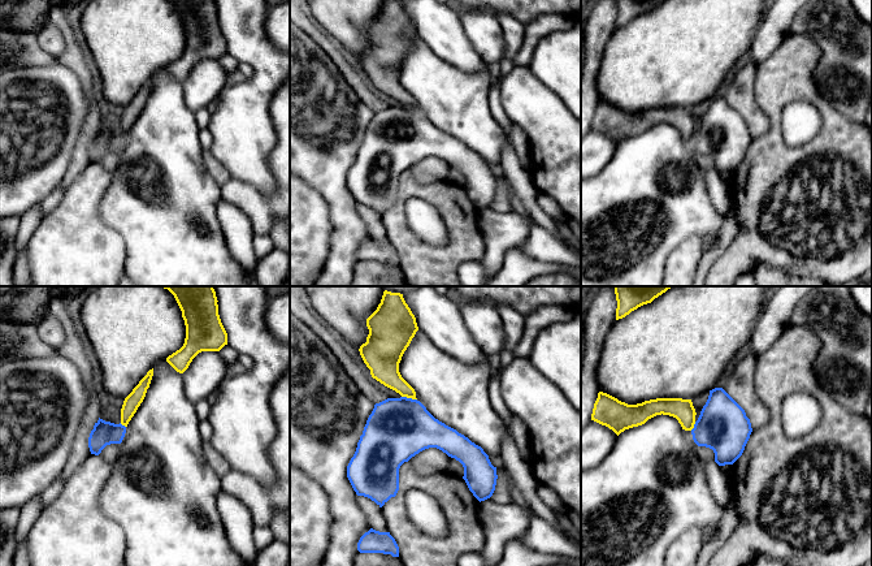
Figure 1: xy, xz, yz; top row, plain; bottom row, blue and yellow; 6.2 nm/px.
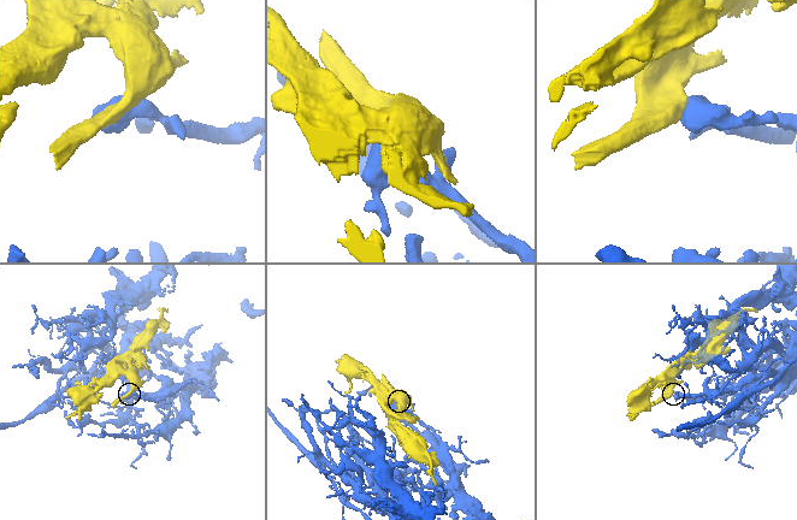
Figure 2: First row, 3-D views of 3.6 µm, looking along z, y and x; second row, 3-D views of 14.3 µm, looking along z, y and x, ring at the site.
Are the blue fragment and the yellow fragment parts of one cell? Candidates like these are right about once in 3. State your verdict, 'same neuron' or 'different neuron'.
different neuron

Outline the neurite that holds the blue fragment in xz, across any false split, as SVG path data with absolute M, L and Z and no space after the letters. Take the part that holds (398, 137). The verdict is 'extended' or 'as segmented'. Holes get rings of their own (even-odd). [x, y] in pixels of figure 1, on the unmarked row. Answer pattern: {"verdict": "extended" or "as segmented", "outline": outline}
{"verdict": "as segmented", "outline": "M407 105L387 107L374 113L347 174L347 186L357 204L368 206L382 216L399 199L400 174L429 156L437 156L463 173L463 187L480 211L493 204L498 187L496 176L483 157L435 128L420 109Z"}

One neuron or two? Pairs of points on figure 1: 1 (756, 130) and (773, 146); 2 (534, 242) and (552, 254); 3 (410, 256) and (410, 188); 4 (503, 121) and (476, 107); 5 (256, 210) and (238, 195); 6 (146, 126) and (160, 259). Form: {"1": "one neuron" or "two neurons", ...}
{"1": "two neurons", "2": "one neuron", "3": "one neuron", "4": "two neurons", "5": "one neuron", "6": "one neuron"}

